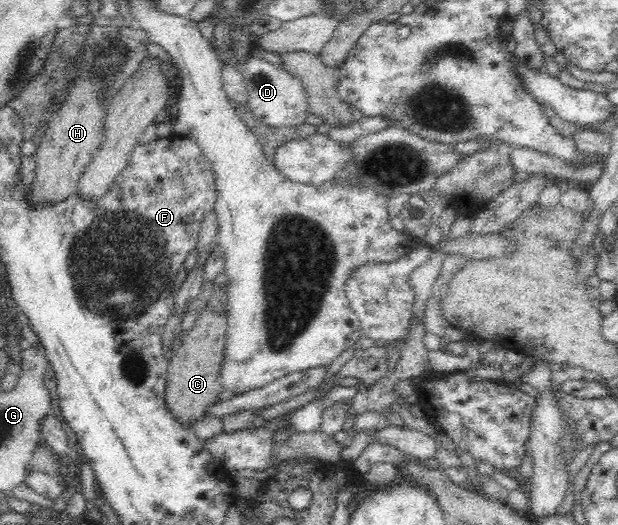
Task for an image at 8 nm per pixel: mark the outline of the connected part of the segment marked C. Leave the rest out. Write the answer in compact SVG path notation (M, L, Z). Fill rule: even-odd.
M206 306L200 310L193 328L184 332L184 338L178 350L169 353L168 382L165 402L171 413L185 427L189 422L206 414L206 406L217 401L217 395L224 391L219 383L219 365L222 363L226 345L228 314L216 312Z

